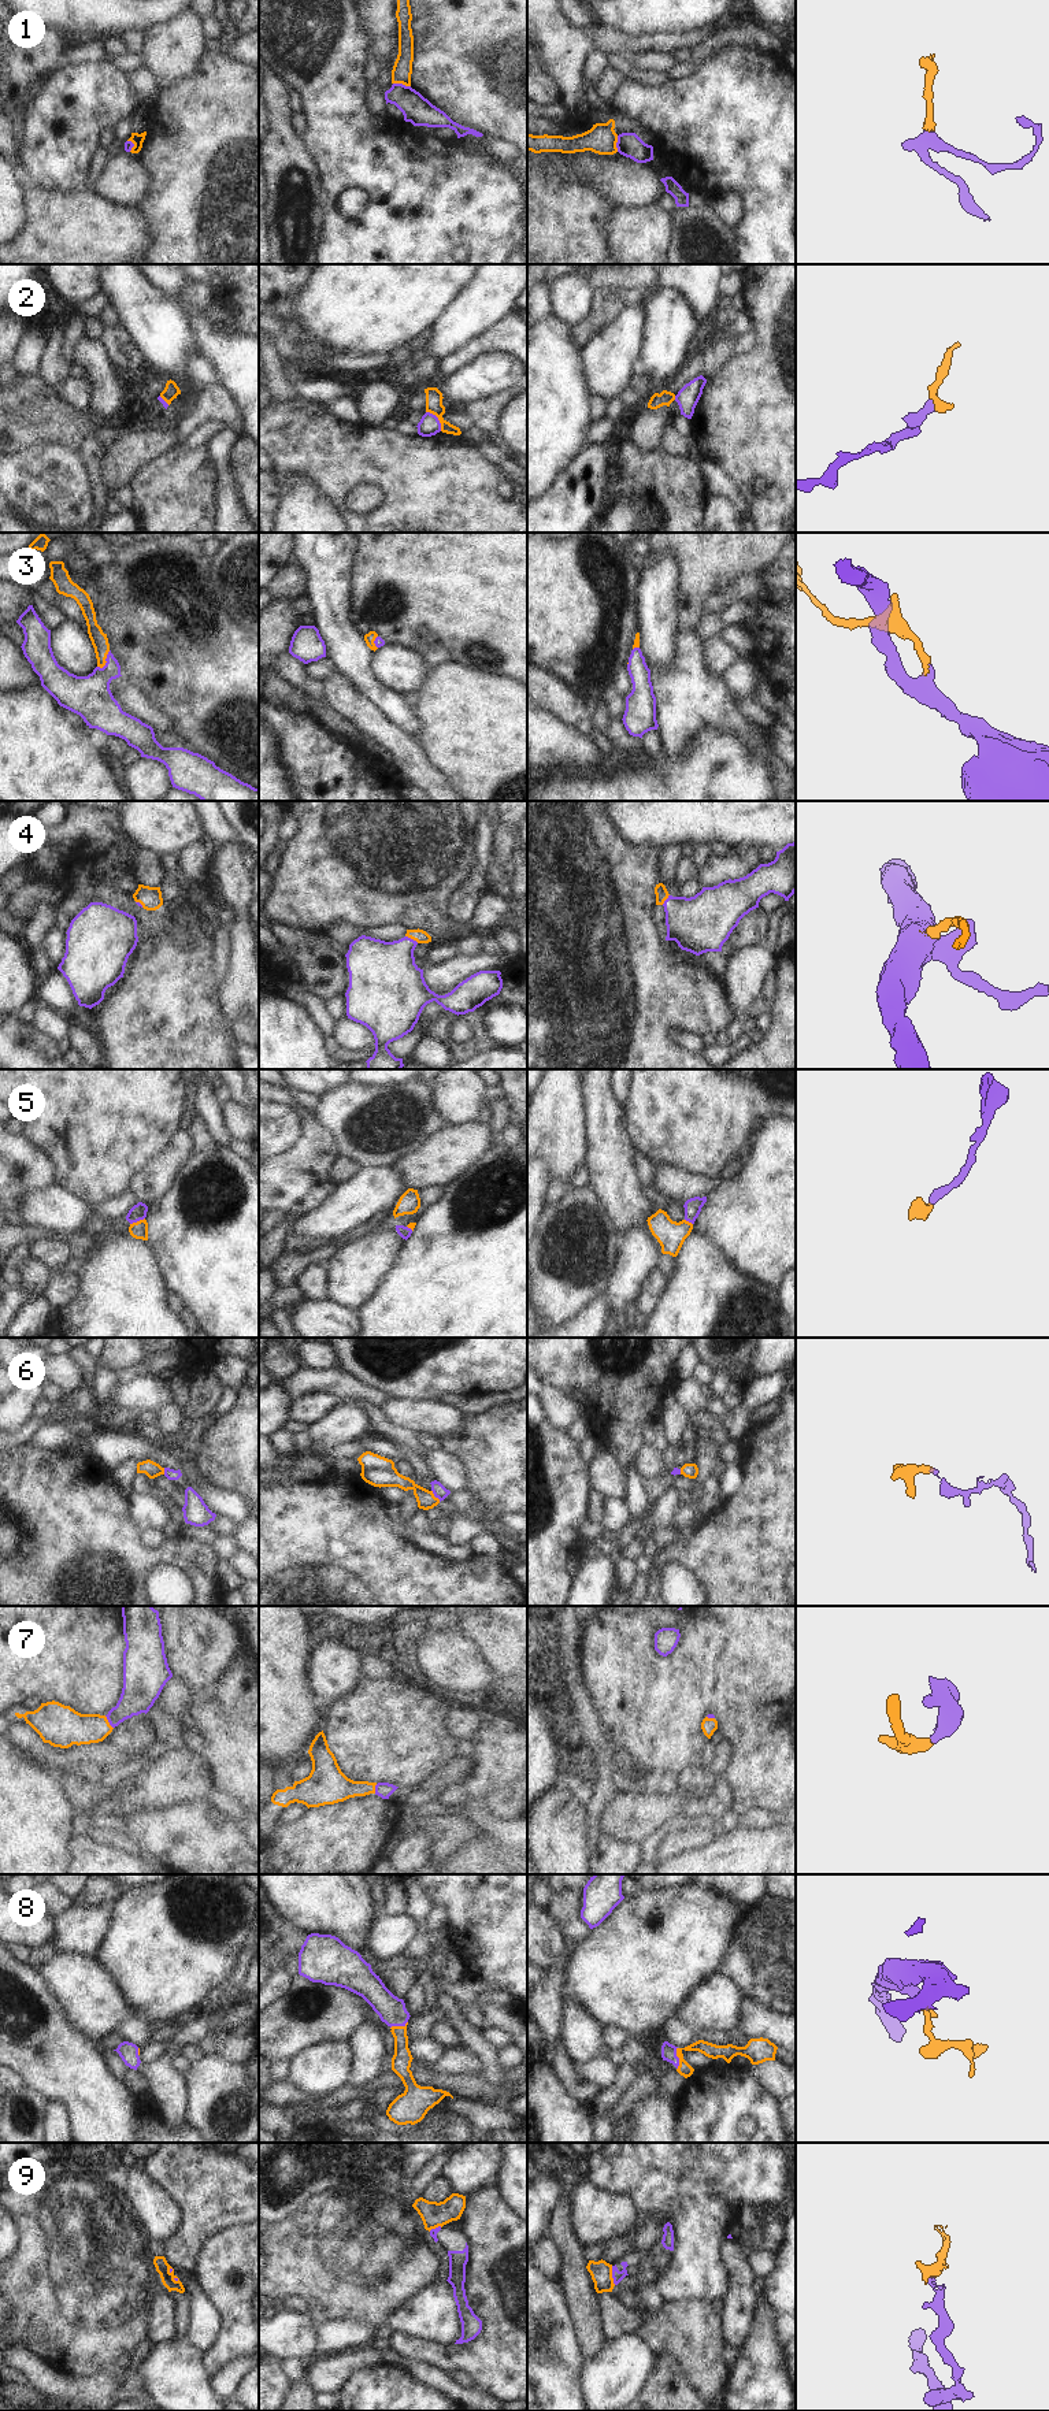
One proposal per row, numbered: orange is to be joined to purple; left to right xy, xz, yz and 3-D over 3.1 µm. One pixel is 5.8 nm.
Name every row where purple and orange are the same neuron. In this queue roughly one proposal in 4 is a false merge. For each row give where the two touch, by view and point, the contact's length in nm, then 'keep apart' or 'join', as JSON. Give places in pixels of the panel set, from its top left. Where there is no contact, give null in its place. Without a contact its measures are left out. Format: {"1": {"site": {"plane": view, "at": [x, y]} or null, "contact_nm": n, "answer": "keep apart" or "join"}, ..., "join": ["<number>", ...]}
{"1": {"site": {"plane": "xz", "at": [401, 84]}, "contact_nm": 110, "answer": "keep apart"}, "2": {"site": {"plane": "xz", "at": [437, 419]}, "contact_nm": 150, "answer": "keep apart"}, "3": {"site": {"plane": "xy", "at": [106, 660]}, "contact_nm": 130, "answer": "join"}, "4": {"site": {"plane": "xz", "at": [412, 939]}, "contact_nm": 90, "answer": "join"}, "5": {"site": {"plane": "xy", "at": [137, 1220]}, "contact_nm": 100, "answer": "join"}, "6": {"site": {"plane": "xz", "at": [434, 1495]}, "contact_nm": 90, "answer": "join"}, "7": {"site": {"plane": "xy", "at": [108, 1721]}, "contact_nm": 90, "answer": "join"}, "8": {"site": {"plane": "yz", "at": [678, 2058]}, "contact_nm": 140, "answer": "join"}, "9": {"site": {"plane": "yz", "at": [612, 2276]}, "contact_nm": 110, "answer": "keep apart"}, "join": ["3", "4", "5", "6", "7", "8"]}

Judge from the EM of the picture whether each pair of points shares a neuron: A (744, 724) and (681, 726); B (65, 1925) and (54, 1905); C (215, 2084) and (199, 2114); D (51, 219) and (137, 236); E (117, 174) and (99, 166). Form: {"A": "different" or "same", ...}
{"A": "same", "B": "different", "C": "same", "D": "same", "E": "different"}

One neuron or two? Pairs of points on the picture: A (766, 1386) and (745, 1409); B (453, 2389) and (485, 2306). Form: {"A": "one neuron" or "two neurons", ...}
{"A": "one neuron", "B": "two neurons"}

